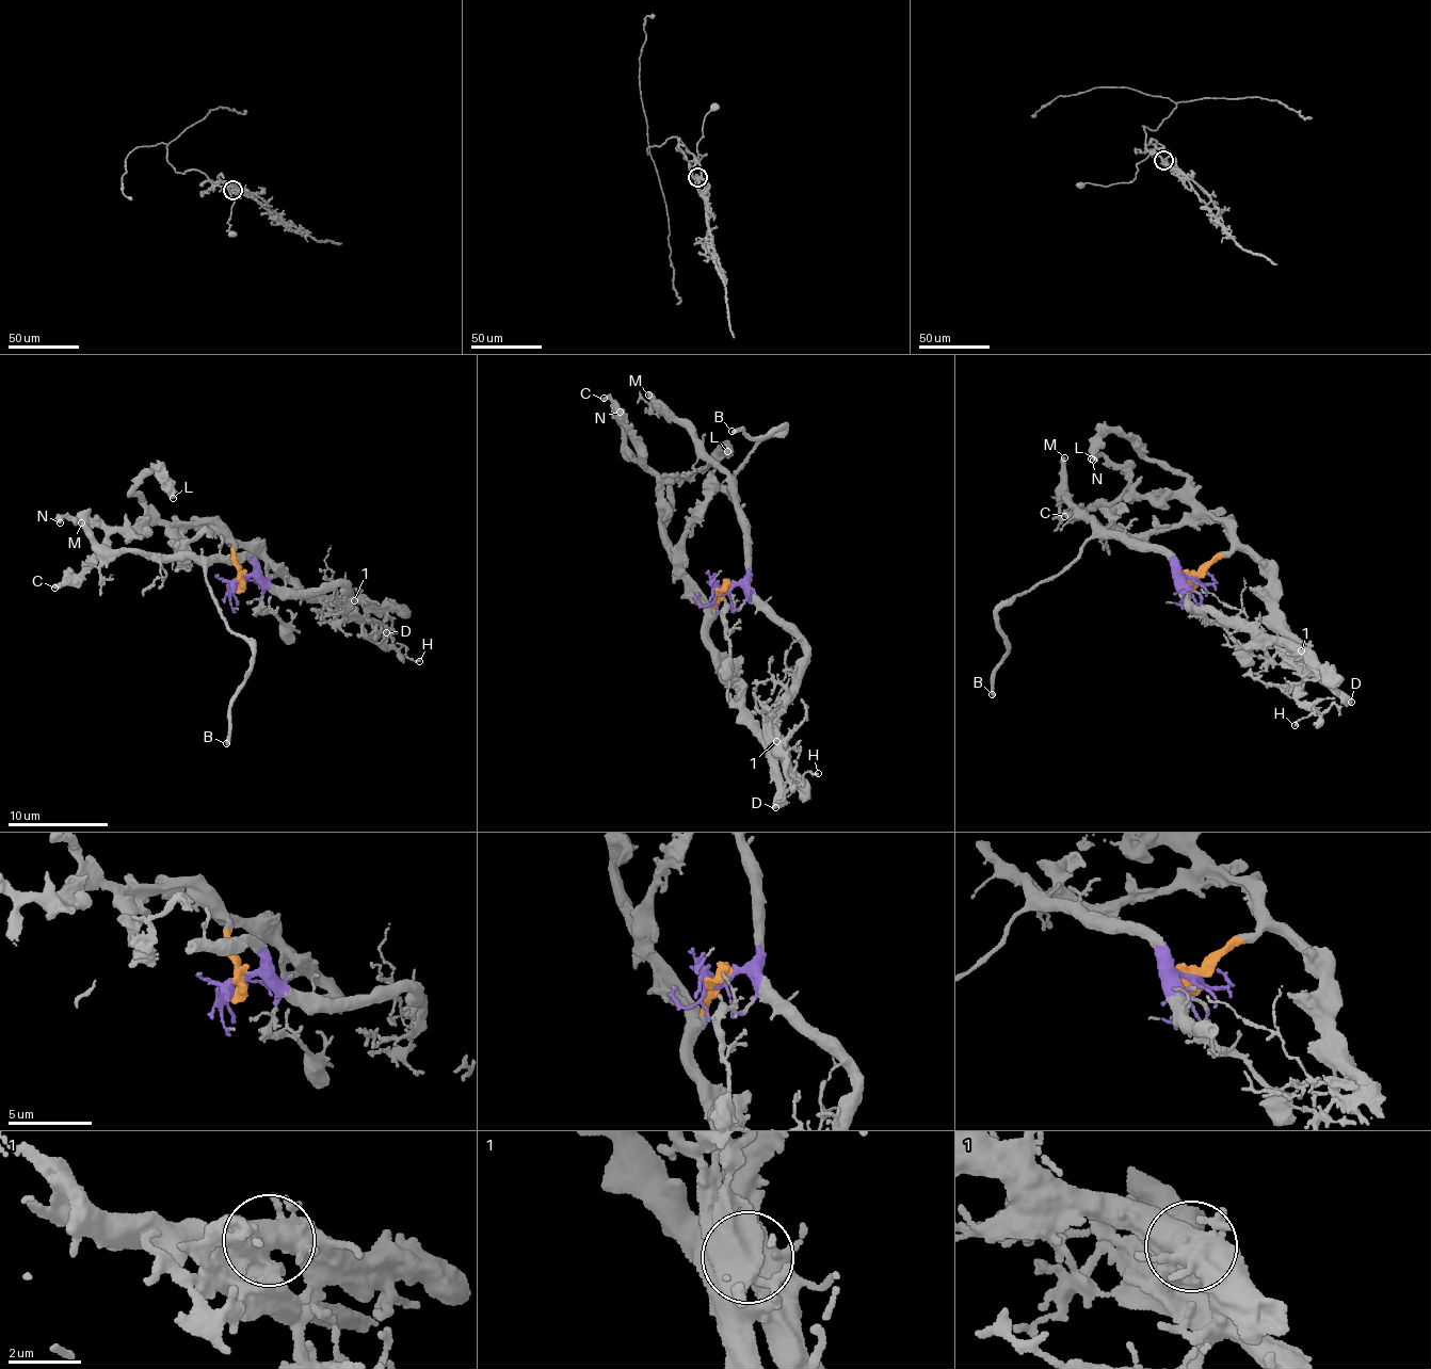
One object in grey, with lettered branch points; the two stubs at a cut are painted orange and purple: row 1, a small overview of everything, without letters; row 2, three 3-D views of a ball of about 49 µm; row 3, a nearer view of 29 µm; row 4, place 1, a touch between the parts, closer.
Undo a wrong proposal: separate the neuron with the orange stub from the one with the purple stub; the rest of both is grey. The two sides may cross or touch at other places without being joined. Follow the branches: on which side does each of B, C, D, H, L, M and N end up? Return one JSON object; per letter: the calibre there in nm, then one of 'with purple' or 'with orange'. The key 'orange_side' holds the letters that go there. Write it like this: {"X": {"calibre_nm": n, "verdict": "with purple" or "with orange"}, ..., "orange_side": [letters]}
{"B": {"calibre_nm": 280, "verdict": "with purple"}, "C": {"calibre_nm": 360, "verdict": "with orange"}, "D": {"calibre_nm": 600, "verdict": "with orange"}, "H": {"calibre_nm": 170, "verdict": "with purple"}, "L": {"calibre_nm": 550, "verdict": "with orange"}, "M": {"calibre_nm": 400, "verdict": "with purple"}, "N": {"calibre_nm": 380, "verdict": "with orange"}, "orange_side": ["C", "D", "L", "N"]}

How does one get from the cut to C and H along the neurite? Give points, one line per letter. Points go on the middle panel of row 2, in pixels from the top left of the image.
C: (722, 592), (717, 608), (707, 611), (692, 592), (661, 525), (661, 481), (615, 404), (603, 398)
H: (722, 592), (748, 586), (802, 648), (799, 688), (780, 717), (776, 741), (788, 776), (818, 774)

